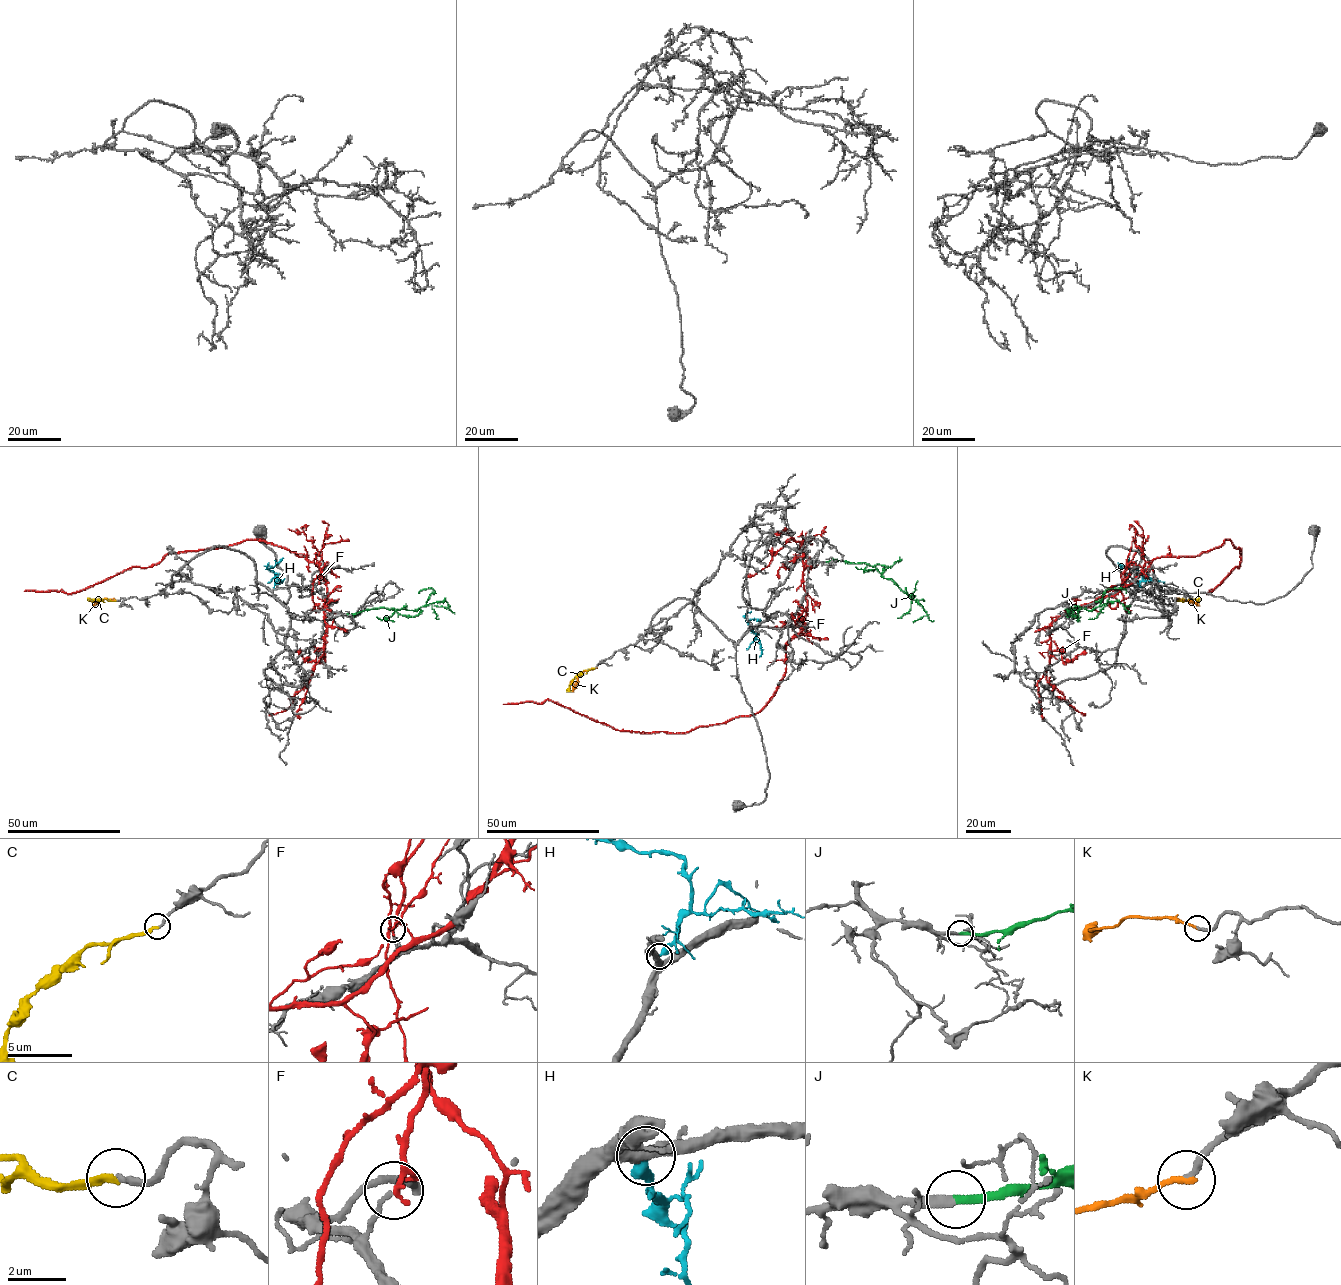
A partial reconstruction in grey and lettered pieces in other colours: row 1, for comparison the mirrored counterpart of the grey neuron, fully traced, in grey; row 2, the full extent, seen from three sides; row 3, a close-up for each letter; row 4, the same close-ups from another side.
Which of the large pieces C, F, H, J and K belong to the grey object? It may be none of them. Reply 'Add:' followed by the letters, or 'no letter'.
Add: J

